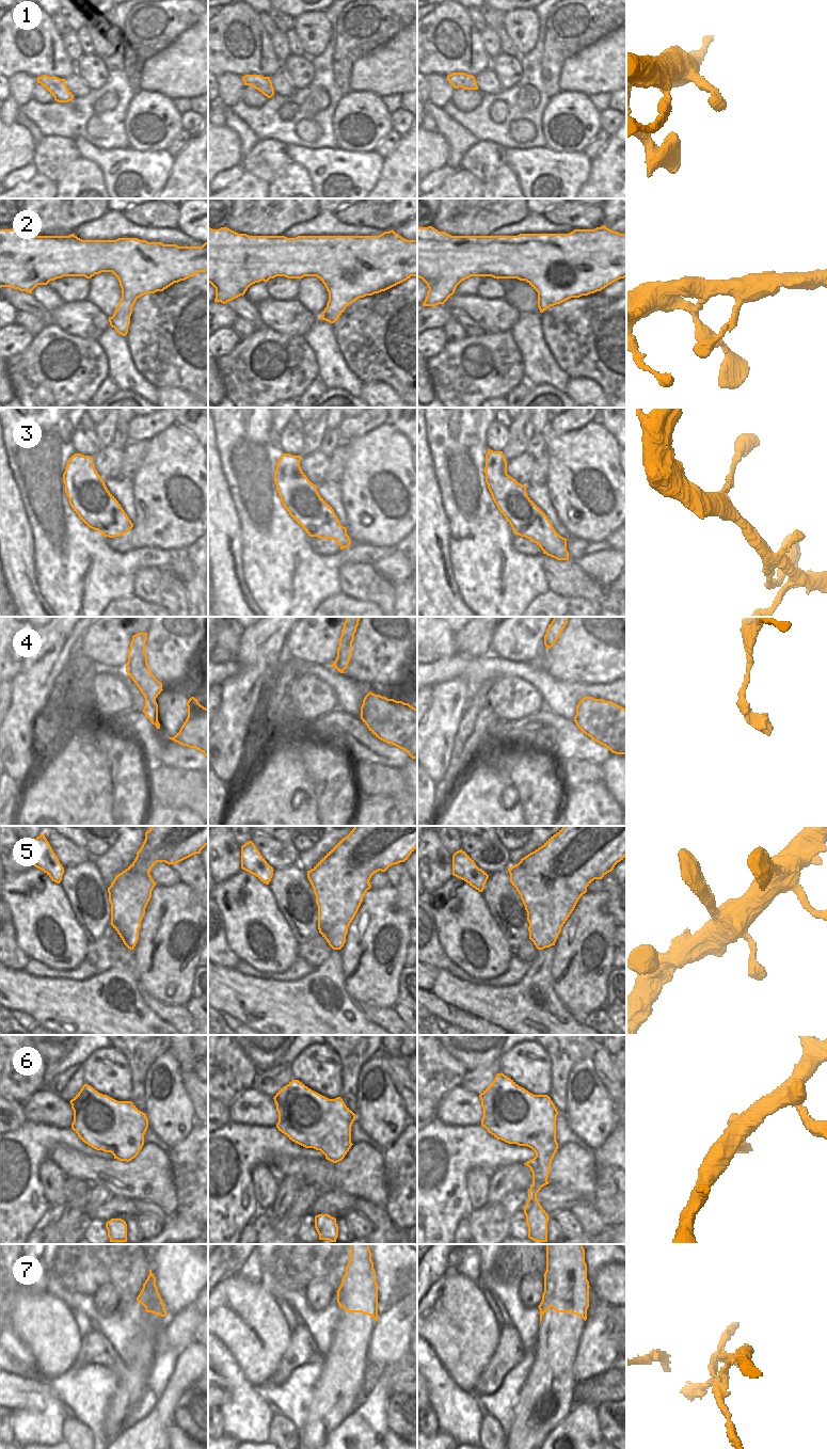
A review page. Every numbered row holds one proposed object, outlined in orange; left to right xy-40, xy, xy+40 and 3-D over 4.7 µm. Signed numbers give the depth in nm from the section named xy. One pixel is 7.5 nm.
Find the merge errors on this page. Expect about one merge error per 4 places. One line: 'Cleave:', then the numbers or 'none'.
Cleave: 7.

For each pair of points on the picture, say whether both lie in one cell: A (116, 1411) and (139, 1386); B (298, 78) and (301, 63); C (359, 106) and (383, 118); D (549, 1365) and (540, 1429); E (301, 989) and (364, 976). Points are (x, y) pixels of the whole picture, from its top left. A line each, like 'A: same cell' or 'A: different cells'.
A: same cell
B: same cell
C: same cell
D: same cell
E: different cells

